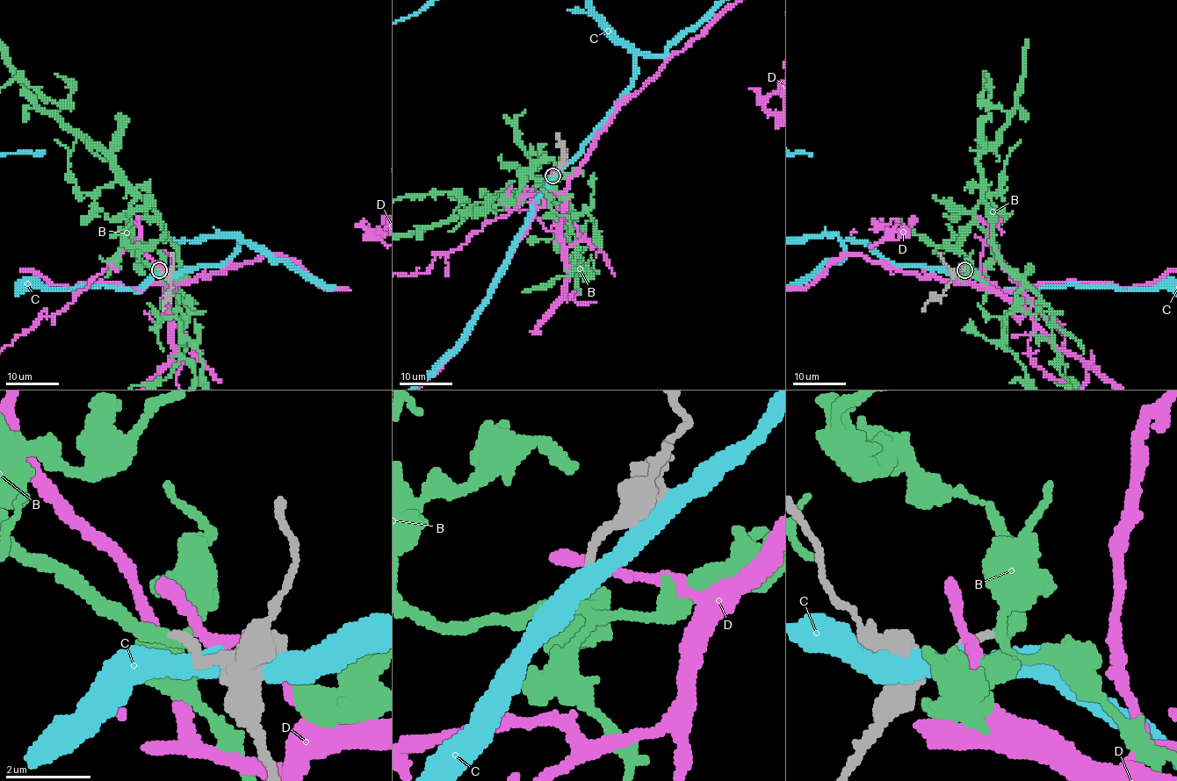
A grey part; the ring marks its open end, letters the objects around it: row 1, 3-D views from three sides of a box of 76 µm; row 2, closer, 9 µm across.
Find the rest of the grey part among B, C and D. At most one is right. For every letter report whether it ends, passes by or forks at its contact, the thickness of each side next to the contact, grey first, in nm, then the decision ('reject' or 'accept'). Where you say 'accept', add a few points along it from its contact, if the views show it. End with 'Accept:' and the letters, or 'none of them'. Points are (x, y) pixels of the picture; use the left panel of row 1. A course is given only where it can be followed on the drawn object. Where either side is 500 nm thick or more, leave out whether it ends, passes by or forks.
B: it forks; calibres 240 and 200 nm; accept
C: it passes by; calibres 300 and 460 nm; reject
D: it passes by; calibres 300 and 200 nm; reject
Accept: B

